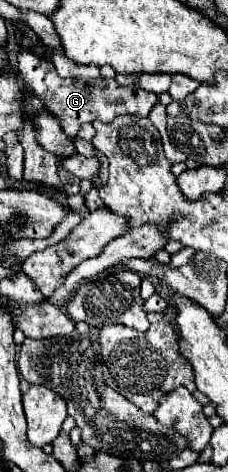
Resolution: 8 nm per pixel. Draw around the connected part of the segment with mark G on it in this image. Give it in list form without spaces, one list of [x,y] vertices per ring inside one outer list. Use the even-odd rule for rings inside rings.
[[[28,51],[18,53],[18,73],[26,81],[26,85],[32,87],[32,91],[42,101],[46,111],[58,119],[62,131],[68,137],[76,137],[78,129],[84,123],[92,123],[94,119],[102,123],[110,123],[116,115],[126,115],[126,113],[148,117],[148,113],[158,101],[156,93],[144,93],[144,89],[136,89],[134,85],[124,87],[116,79],[98,77],[92,83],[84,79],[62,79],[50,61],[40,61],[38,57],[32,57],[32,53]]]

